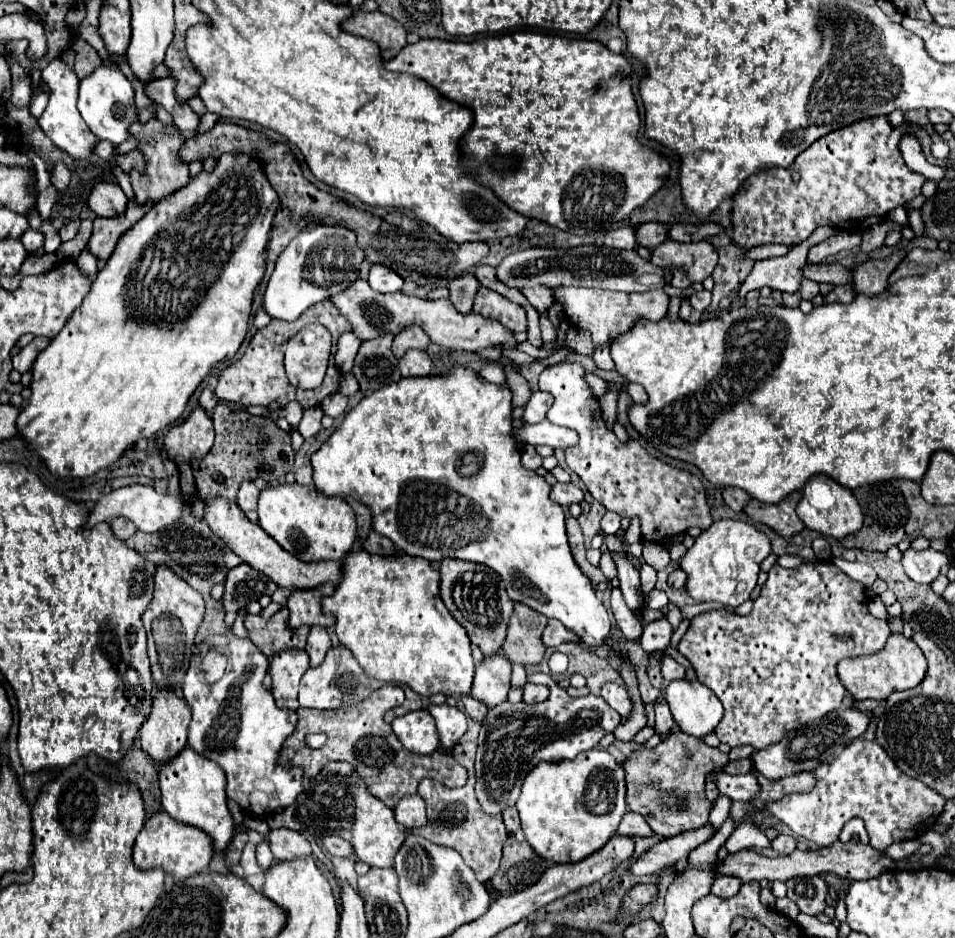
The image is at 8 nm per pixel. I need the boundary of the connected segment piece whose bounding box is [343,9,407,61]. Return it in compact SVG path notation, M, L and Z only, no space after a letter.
M357 9L355 15L343 23L343 29L375 41L381 47L383 61L393 59L407 45L407 29L381 11L363 13Z

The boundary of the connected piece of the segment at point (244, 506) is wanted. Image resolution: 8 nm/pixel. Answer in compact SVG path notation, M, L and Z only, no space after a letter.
M247 481L239 487L237 505L247 515L247 519L253 523L257 523L257 499L259 499L259 489L251 481Z

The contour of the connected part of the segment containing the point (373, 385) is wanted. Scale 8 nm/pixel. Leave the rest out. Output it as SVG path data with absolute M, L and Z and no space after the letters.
M383 333L377 339L361 343L353 365L353 375L357 377L363 393L371 393L383 385L401 379L397 359L391 353L391 343L391 333Z

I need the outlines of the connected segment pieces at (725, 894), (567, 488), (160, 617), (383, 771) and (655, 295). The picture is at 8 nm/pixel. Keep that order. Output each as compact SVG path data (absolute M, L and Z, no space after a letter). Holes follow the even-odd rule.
M717 875L713 881L713 887L711 887L711 893L721 897L721 899L729 899L729 897L735 897L739 893L741 885L743 885L743 881L739 877Z
M557 483L551 489L551 499L559 505L571 505L583 501L583 491L573 483Z
M159 565L155 571L153 599L147 611L143 613L143 625L147 629L147 641L149 641L151 671L153 671L153 681L157 685L169 685L177 693L181 693L189 657L193 655L193 637L201 625L203 613L205 605L199 593L195 593L195 589L191 589L179 575L171 573L169 567Z
M385 685L357 705L329 709L329 711L299 707L297 709L299 725L297 725L295 733L291 735L291 739L287 741L287 745L283 745L281 761L289 763L289 765L303 767L307 777L313 777L313 773L317 773L317 769L323 769L323 763L347 761L365 779L369 791L391 809L395 809L395 805L405 795L417 793L417 785L425 777L441 781L447 787L463 787L467 783L467 769L461 767L451 757L449 751L435 749L435 753L429 753L427 757L411 753L411 751L403 749L403 745L401 745L401 741L397 741L391 725L387 725L383 721L383 715L389 709L401 705L403 701L405 701L405 693L401 687ZM307 733L325 733L327 735L325 745L319 749L309 749L305 745Z
M569 287L569 289L553 289L553 299L563 305L563 311L569 317L573 327L581 327L581 329L591 331L595 347L613 343L621 333L629 331L639 317L645 317L649 321L663 319L667 314L667 305L669 305L669 297L663 289L643 293L627 293Z

